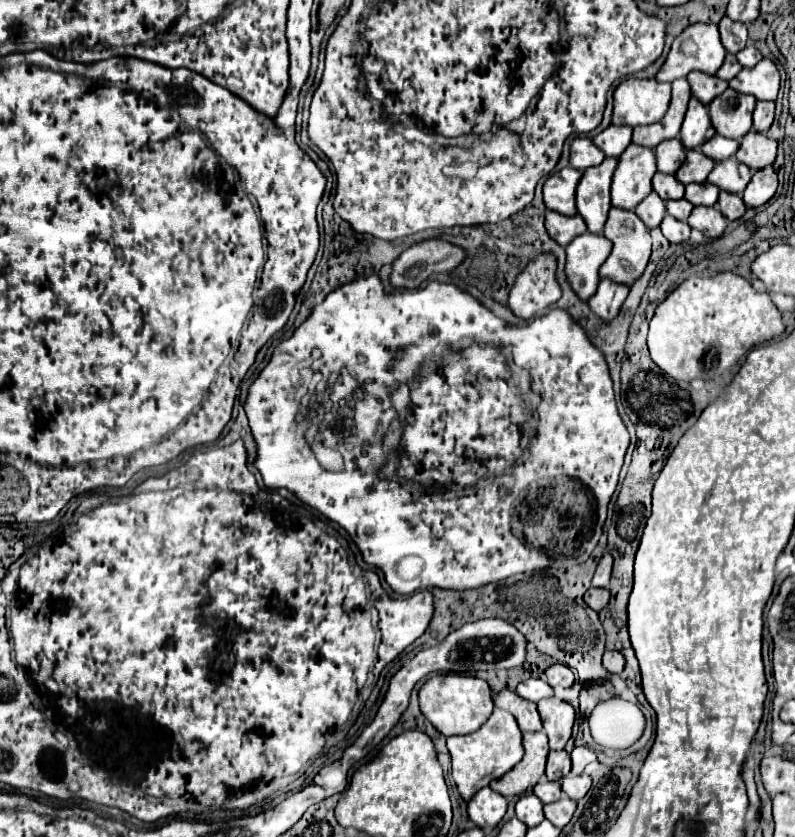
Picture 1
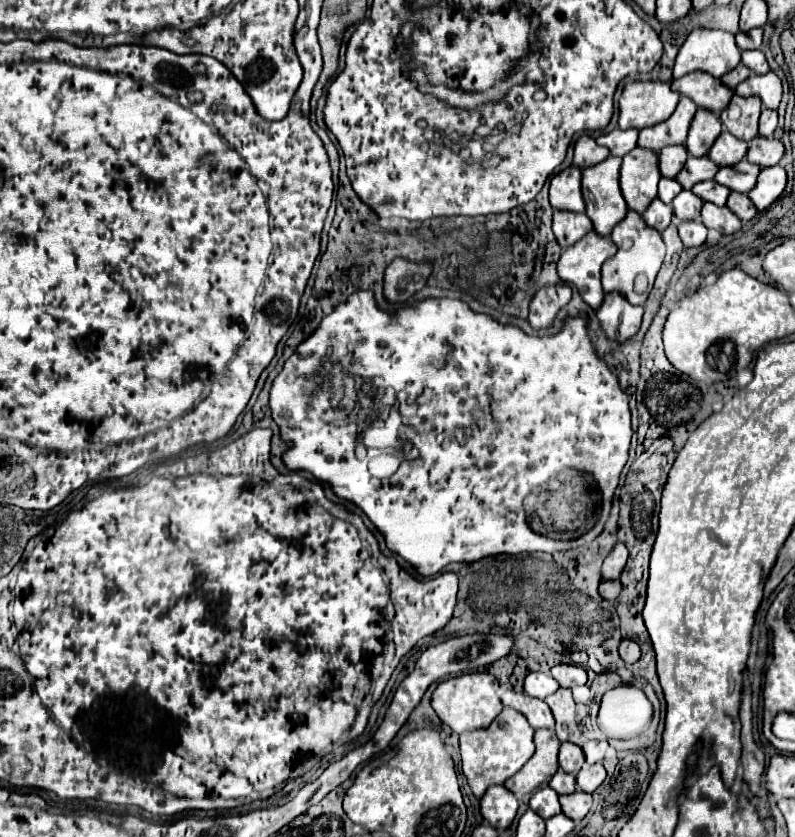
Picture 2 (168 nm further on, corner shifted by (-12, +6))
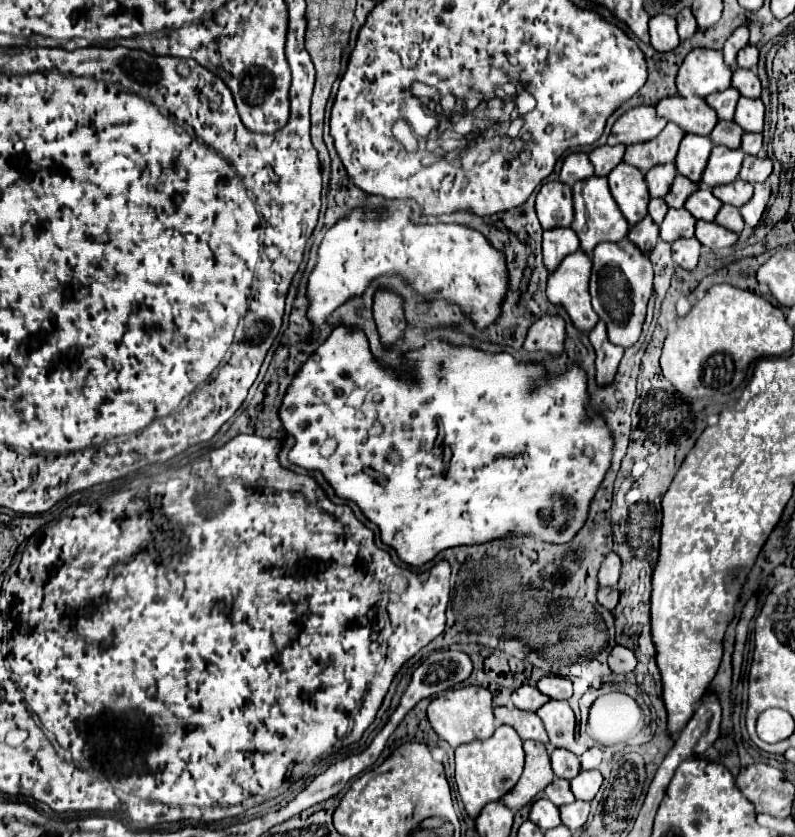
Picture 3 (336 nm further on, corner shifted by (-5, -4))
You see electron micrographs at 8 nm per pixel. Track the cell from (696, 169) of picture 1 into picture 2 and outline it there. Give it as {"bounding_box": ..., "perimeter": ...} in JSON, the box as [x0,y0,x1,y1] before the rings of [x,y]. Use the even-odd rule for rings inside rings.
{"bounding_box":[676,157,718,189],"perimeter":[[[688,157],[684,169],[676,175],[676,179],[686,187],[692,189],[692,185],[700,183],[700,181],[708,181],[714,179],[718,171],[718,165],[714,161],[710,161],[708,157]]]}

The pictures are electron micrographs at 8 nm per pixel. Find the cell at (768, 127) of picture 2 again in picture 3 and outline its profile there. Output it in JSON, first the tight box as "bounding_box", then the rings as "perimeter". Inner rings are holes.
{"bounding_box":[741,133,763,155],"perimeter":[[[745,133],[745,135],[741,137],[741,151],[743,151],[745,155],[757,155],[759,149],[761,149],[761,143],[763,143],[763,135],[761,135],[761,133],[757,133],[757,135]]]}

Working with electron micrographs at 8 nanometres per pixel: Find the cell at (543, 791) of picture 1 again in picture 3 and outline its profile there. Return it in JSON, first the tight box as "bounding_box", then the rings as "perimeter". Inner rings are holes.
{"bounding_box":[545,777,575,807],"perimeter":[[[555,777],[555,779],[547,785],[545,795],[547,795],[547,799],[549,799],[551,803],[555,803],[557,807],[575,801],[575,797],[573,797],[573,793],[571,793],[571,787],[569,787],[569,781],[567,781],[567,779],[561,779],[561,777]]]}

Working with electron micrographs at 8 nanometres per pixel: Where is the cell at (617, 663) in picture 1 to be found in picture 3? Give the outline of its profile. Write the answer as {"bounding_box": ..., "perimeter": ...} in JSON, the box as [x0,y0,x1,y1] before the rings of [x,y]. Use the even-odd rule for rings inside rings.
{"bounding_box":[609,645,637,673],"perimeter":[[[615,645],[613,651],[609,653],[609,669],[613,673],[631,673],[637,665],[637,659],[631,649]]]}

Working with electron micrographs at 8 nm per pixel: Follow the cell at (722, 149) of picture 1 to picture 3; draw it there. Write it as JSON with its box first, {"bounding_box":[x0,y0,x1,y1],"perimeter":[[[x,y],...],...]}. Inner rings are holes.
{"bounding_box":[701,147,743,187],"perimeter":[[[713,147],[707,169],[703,173],[701,183],[707,187],[717,187],[717,185],[727,185],[733,183],[739,175],[741,163],[743,163],[743,151],[741,149],[727,149],[727,147]]]}

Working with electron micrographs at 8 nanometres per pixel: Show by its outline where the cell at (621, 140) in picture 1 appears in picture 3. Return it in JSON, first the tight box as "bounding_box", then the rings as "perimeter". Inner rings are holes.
{"bounding_box":[589,145,625,177],"perimeter":[[[617,145],[617,147],[597,147],[595,151],[589,153],[589,161],[595,167],[595,175],[605,177],[611,173],[613,167],[617,167],[623,161],[623,153],[625,153],[625,145]]]}

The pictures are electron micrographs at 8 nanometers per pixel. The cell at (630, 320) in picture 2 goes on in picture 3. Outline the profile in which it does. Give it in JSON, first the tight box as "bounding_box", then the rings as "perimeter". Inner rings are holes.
{"bounding_box":[589,323,623,387],"perimeter":[[[597,323],[595,325],[595,329],[589,333],[589,341],[591,341],[591,345],[593,345],[595,353],[597,353],[597,359],[595,359],[597,385],[599,387],[607,387],[615,379],[619,361],[623,357],[623,349],[609,341],[605,323]]]}

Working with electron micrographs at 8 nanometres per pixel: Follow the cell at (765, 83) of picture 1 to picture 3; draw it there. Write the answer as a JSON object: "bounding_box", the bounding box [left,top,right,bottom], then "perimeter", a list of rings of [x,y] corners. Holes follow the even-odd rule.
{"bounding_box":[735,97,765,133],"perimeter":[[[745,97],[739,99],[737,111],[735,111],[735,123],[745,133],[761,133],[763,117],[765,117],[765,107],[761,99],[745,99]]]}

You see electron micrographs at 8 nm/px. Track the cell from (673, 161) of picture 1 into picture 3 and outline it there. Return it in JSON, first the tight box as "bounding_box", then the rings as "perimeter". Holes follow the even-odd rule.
{"bounding_box":[645,163,677,197],"perimeter":[[[671,163],[665,165],[665,167],[653,167],[653,171],[649,171],[645,175],[649,195],[651,197],[665,197],[675,175],[677,175],[677,171],[675,171],[675,165],[671,165]]]}

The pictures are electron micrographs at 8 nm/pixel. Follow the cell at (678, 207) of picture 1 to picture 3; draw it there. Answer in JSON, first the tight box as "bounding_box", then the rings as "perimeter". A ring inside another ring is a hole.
{"bounding_box":[661,209,695,243],"perimeter":[[[669,209],[669,213],[665,215],[661,227],[661,239],[667,243],[673,243],[681,237],[693,237],[695,231],[695,219],[693,215],[689,215],[689,211],[685,209]]]}

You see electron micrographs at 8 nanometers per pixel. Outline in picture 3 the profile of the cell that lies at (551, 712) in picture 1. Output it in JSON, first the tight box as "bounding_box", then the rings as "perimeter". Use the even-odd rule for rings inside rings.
{"bounding_box":[537,699,585,755],"perimeter":[[[551,699],[537,711],[537,715],[547,729],[551,747],[563,747],[577,755],[585,751],[585,747],[579,745],[575,739],[575,715],[567,701]]]}

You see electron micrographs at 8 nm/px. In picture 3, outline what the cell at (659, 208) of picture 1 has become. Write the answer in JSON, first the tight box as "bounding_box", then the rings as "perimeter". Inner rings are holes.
{"bounding_box":[627,215,659,253],"perimeter":[[[647,215],[645,219],[641,219],[637,225],[633,225],[629,229],[627,237],[631,243],[635,243],[639,247],[641,253],[649,253],[659,241],[659,225],[655,225]]]}

